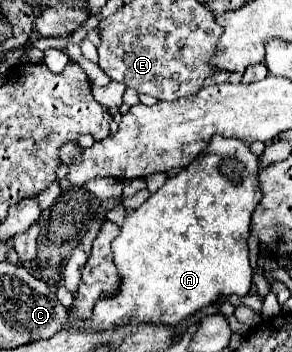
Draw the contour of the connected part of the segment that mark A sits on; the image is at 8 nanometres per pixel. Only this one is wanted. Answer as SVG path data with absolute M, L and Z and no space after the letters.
M215 135L211 145L199 153L193 163L185 169L179 171L179 175L175 177L169 177L165 181L165 185L155 191L139 209L131 211L125 219L125 225L121 227L121 233L117 235L115 243L113 243L113 255L115 255L115 267L119 271L119 291L111 297L105 297L105 299L99 299L99 303L95 303L95 309L93 309L93 315L91 319L83 321L83 319L69 319L69 323L65 325L65 329L111 329L115 325L125 325L125 323L163 323L163 325L177 325L179 321L183 321L185 317L197 313L199 309L215 303L219 297L229 297L229 295L247 295L249 293L249 287L251 287L251 279L253 279L253 271L251 271L251 265L249 265L249 249L247 249L247 237L249 237L249 229L251 229L251 215L257 207L257 203L261 201L261 189L259 189L259 181L257 181L257 157L249 151L249 147L239 141L239 139L225 139L221 135Z

